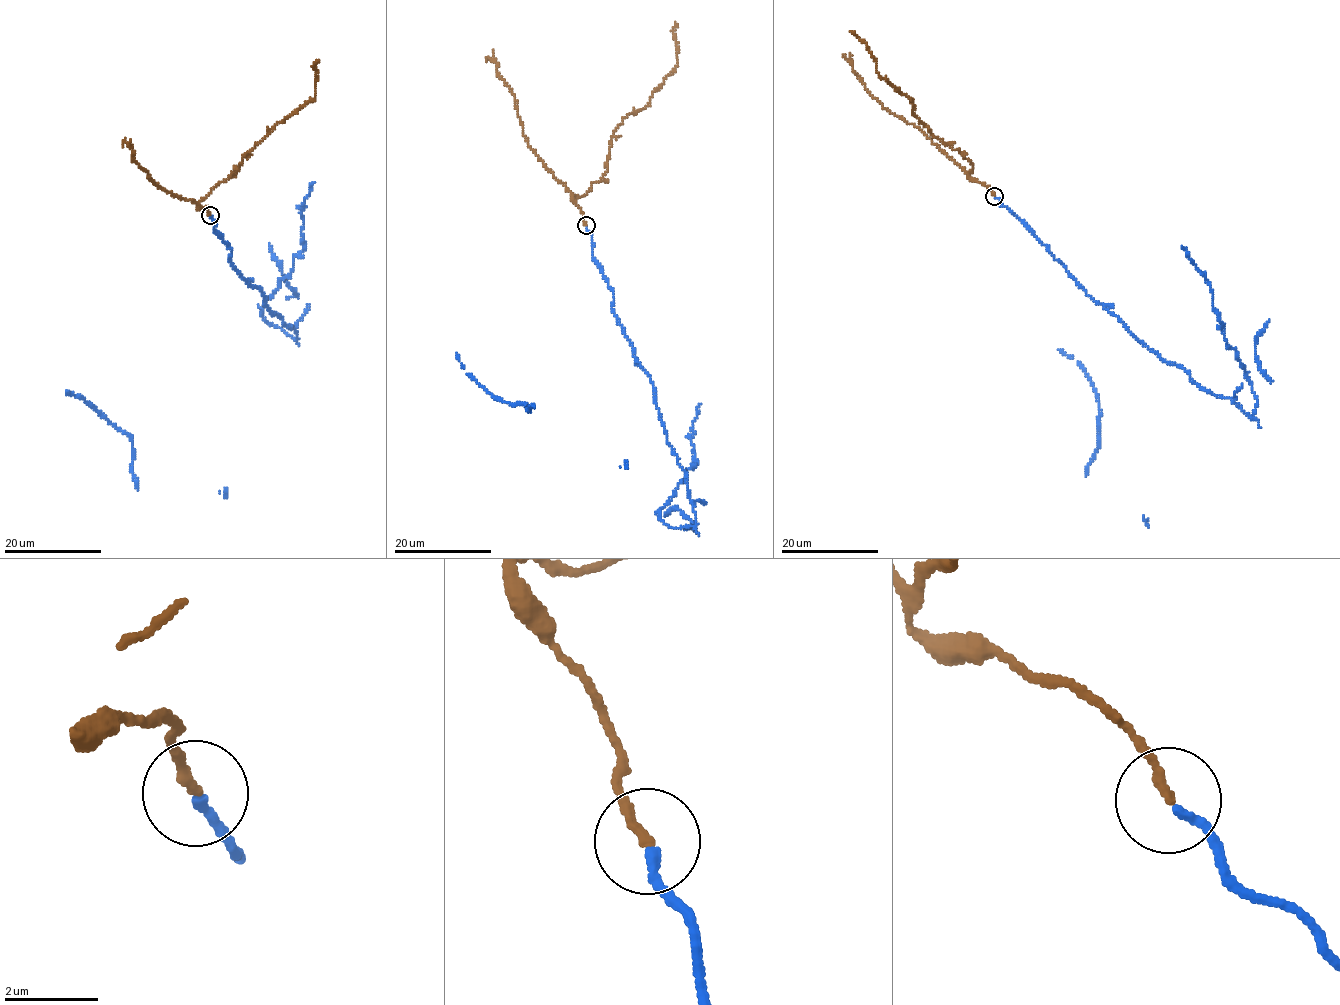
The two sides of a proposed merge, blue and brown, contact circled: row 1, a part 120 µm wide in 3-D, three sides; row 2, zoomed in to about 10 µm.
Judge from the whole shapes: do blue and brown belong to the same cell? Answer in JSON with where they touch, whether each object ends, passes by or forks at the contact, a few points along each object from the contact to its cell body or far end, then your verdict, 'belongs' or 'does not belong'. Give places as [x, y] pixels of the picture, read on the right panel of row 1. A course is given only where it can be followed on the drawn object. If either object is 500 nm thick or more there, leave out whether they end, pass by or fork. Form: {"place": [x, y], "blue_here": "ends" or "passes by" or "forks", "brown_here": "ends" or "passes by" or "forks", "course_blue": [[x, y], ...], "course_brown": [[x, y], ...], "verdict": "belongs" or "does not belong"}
{"place": [994, 196], "blue_here": "ends", "brown_here": "ends", "course_blue": [[995, 196], [1136, 338], [1252, 417], [1257, 399], [1250, 380], [1236, 349], [1226, 344], [1207, 280], [1182, 245]], "course_brown": [[994, 196], [986, 186], [970, 180], [972, 164], [913, 113], [912, 101], [880, 76], [867, 46], [850, 31]], "verdict": "belongs"}

